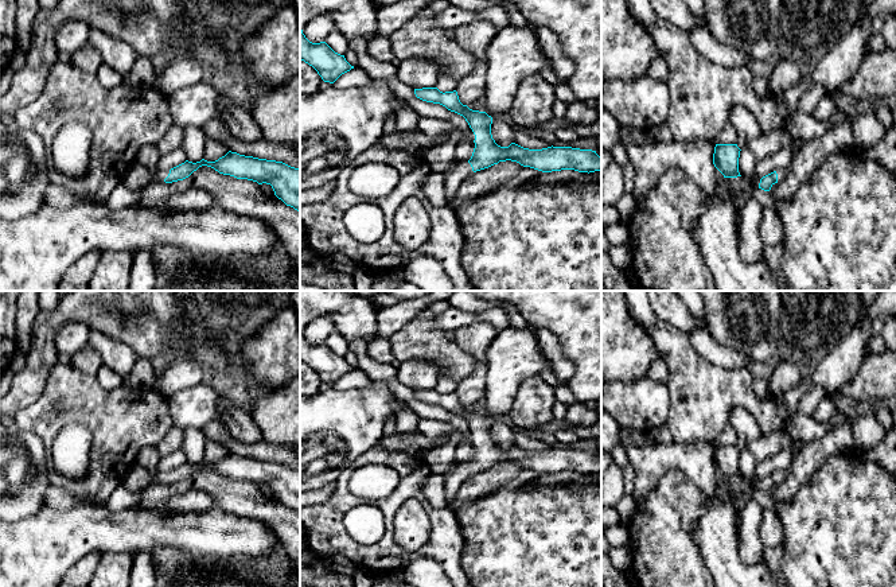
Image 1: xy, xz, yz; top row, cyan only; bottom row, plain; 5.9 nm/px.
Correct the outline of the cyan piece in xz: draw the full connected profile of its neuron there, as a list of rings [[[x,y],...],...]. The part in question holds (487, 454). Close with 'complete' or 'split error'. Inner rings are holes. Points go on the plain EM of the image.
[[[422,389],[414,390],[414,396],[422,403],[440,405],[463,417],[475,436],[471,460],[464,464],[456,463],[453,471],[444,479],[447,509],[452,505],[459,487],[467,478],[499,463],[511,462],[542,474],[574,471],[589,475],[601,473],[601,459],[592,451],[553,447],[529,451],[515,444],[509,448],[498,447],[491,436],[492,419],[486,413],[472,412],[463,407],[456,392],[443,394],[437,389]]]; split error

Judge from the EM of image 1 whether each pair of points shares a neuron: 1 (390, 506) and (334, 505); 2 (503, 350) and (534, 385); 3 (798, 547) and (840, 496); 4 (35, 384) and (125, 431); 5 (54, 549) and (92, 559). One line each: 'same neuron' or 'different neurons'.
1: same neuron
2: different neurons
3: same neuron
4: different neurons
5: different neurons

